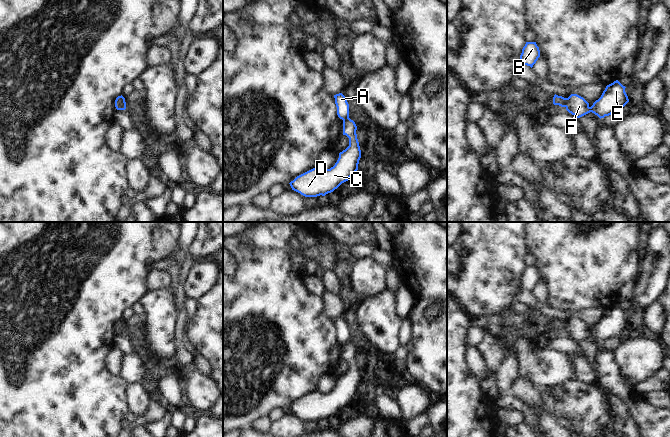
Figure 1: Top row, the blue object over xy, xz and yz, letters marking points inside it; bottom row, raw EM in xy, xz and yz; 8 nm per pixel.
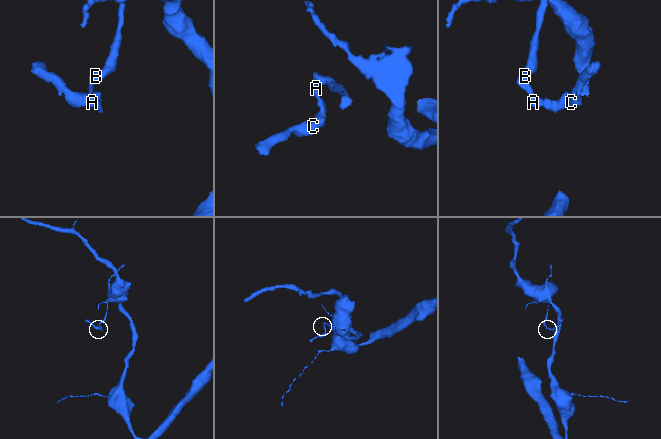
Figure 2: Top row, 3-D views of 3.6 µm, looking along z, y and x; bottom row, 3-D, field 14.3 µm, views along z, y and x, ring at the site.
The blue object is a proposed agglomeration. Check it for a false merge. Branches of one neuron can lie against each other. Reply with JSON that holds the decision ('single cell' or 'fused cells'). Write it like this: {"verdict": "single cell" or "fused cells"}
{"verdict": "fused cells"}

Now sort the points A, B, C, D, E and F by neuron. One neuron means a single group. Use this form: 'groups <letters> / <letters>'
groups A B / C D E F

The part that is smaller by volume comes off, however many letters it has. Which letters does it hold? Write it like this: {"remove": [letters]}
{"remove": ["C", "D", "E", "F"]}

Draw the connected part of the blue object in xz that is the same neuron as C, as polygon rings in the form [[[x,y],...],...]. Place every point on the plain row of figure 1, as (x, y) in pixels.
[[[349,341],[343,344],[343,359],[349,362],[349,370],[339,377],[337,386],[330,393],[317,390],[297,400],[289,407],[292,414],[305,421],[325,420],[353,401],[361,382],[356,354],[353,344]]]

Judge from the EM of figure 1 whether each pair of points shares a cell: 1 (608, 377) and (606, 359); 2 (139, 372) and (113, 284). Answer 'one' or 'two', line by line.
1: one
2: two

